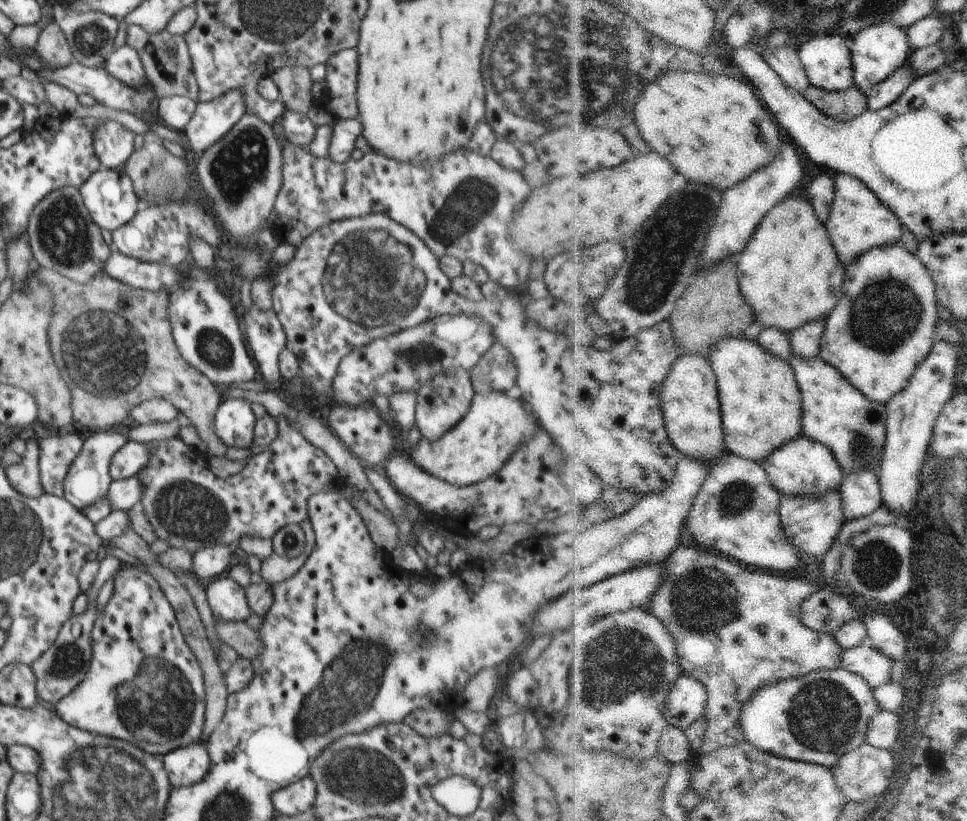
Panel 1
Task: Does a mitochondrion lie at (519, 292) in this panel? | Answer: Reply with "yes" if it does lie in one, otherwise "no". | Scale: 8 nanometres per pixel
no

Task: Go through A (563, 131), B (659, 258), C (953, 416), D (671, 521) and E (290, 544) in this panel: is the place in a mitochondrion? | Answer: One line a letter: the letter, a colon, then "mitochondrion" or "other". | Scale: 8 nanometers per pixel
A: mitochondrion
B: mitochondrion
C: other
D: other
E: mitochondrion

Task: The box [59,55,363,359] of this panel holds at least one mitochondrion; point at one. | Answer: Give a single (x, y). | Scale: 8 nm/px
(241, 165)

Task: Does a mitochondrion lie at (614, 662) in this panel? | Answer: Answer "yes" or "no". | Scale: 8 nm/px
yes

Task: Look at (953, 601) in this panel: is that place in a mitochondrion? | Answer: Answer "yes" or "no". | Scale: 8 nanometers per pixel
yes

